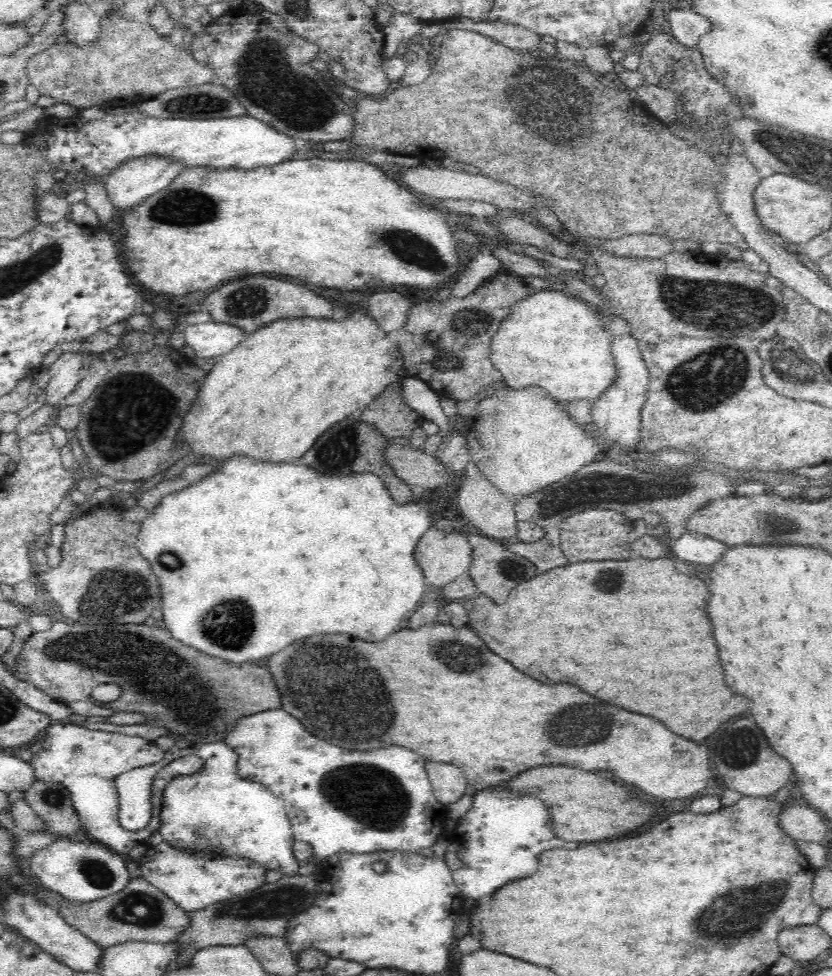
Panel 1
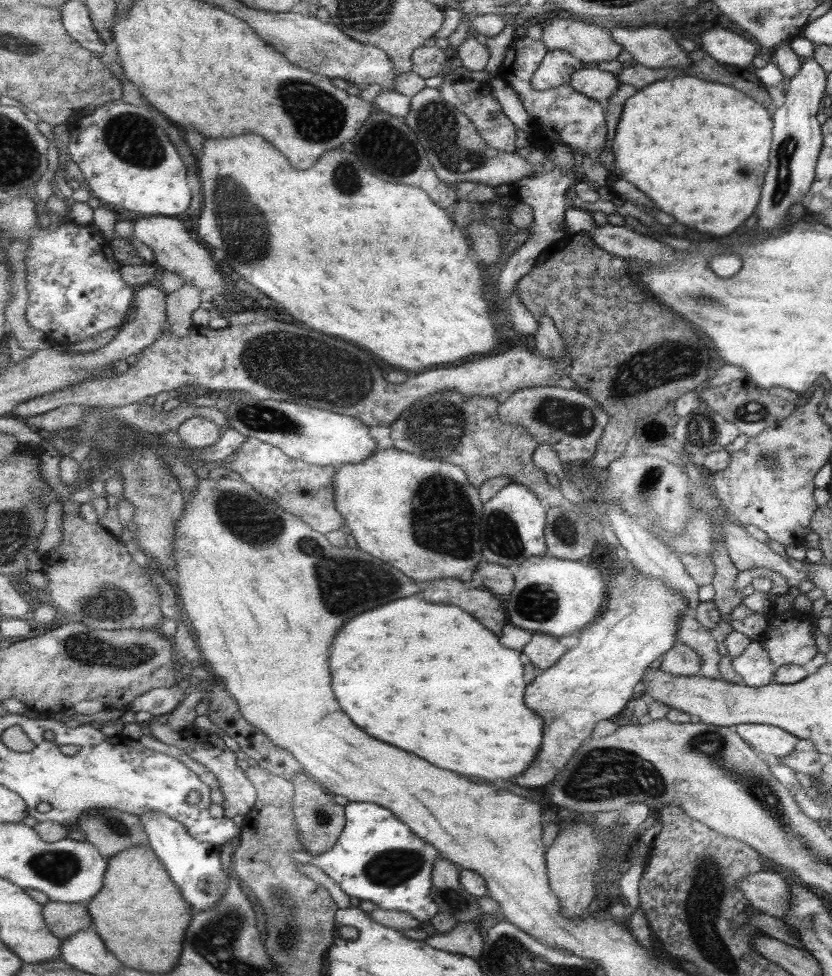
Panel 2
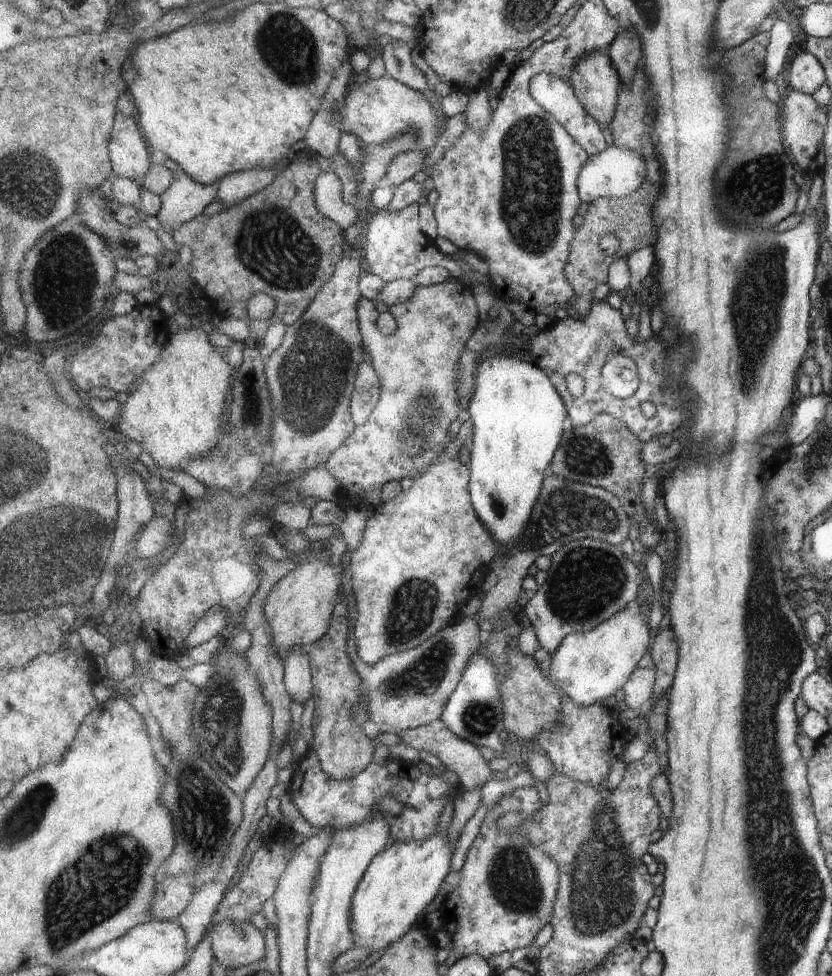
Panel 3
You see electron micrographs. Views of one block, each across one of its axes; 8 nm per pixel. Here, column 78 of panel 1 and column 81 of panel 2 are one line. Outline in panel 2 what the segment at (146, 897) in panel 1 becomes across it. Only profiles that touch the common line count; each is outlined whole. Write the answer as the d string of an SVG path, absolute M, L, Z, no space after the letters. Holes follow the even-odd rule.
M49 900L44 905L44 916L47 926L59 940L69 939L70 936L94 924L90 909L84 903L60 903Z

